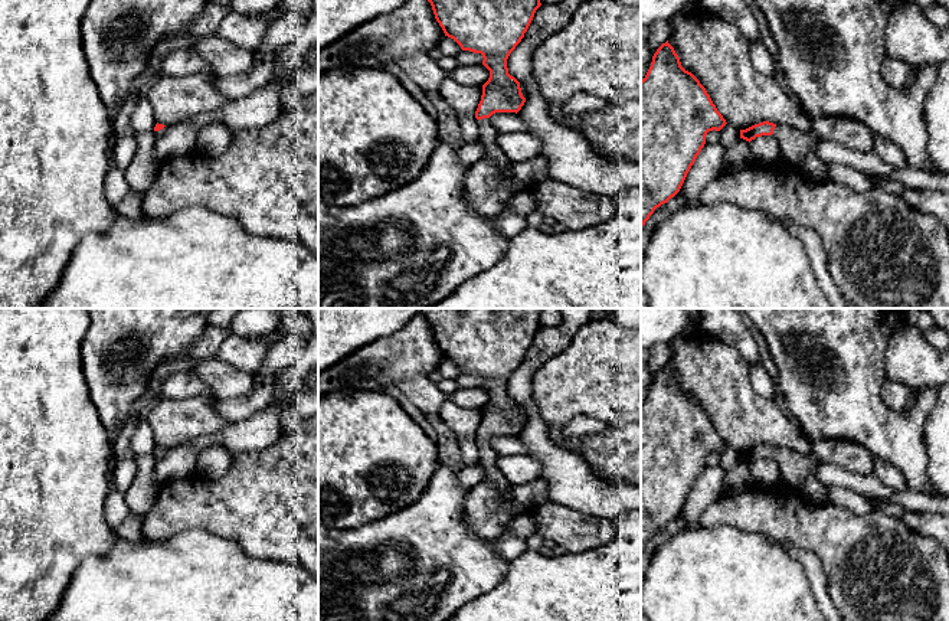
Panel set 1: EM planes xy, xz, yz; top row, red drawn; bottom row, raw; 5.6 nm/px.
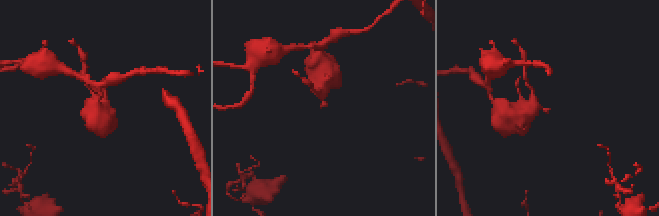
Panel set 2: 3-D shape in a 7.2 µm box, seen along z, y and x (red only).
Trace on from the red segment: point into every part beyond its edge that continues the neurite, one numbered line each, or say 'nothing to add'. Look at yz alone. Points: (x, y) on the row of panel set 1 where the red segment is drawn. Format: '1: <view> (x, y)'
1: yz (795, 144)

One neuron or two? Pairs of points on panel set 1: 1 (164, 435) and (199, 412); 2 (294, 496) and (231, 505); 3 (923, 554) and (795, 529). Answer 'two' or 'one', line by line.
1: one
2: one
3: one

